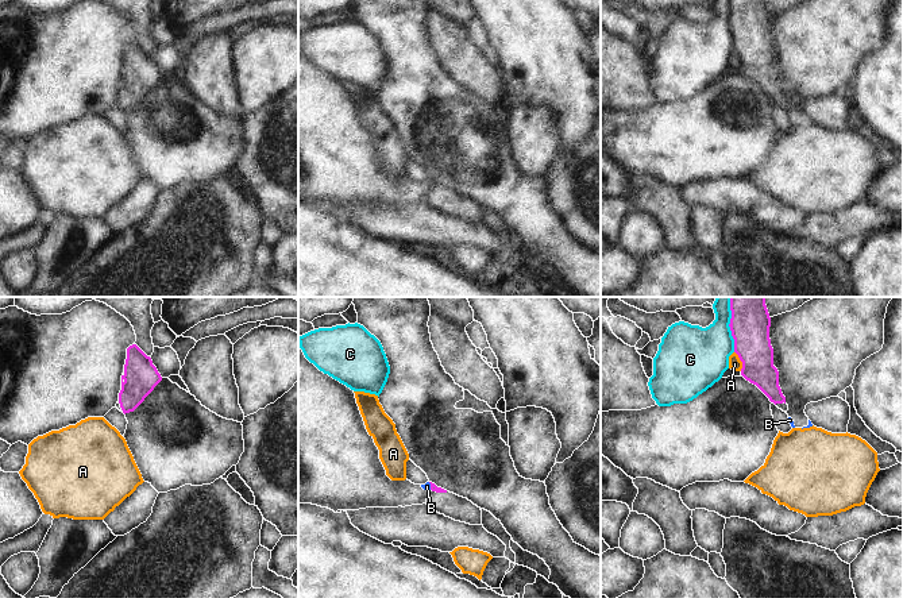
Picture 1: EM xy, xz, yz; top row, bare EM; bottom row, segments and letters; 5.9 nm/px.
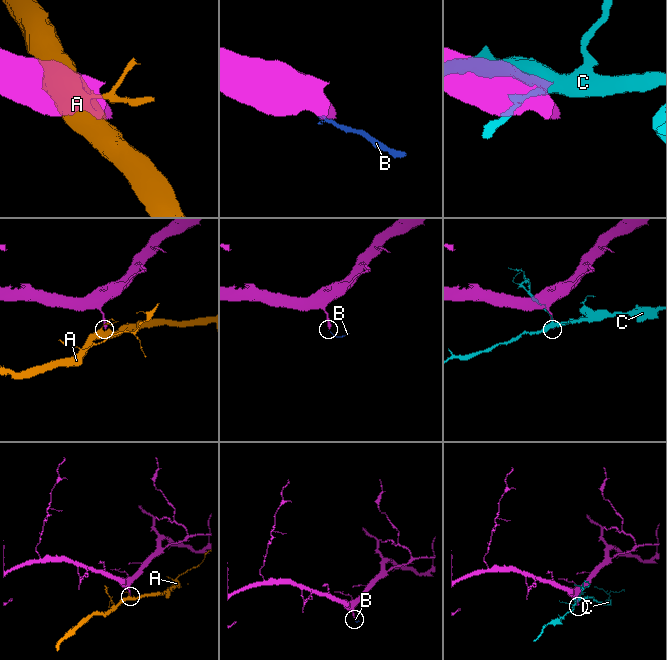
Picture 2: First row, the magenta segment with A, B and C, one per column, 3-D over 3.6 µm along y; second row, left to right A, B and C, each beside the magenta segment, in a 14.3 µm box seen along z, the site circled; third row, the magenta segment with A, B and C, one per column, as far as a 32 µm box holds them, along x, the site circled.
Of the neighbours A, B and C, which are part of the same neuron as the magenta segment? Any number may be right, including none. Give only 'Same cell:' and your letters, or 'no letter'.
Same cell: no letter

